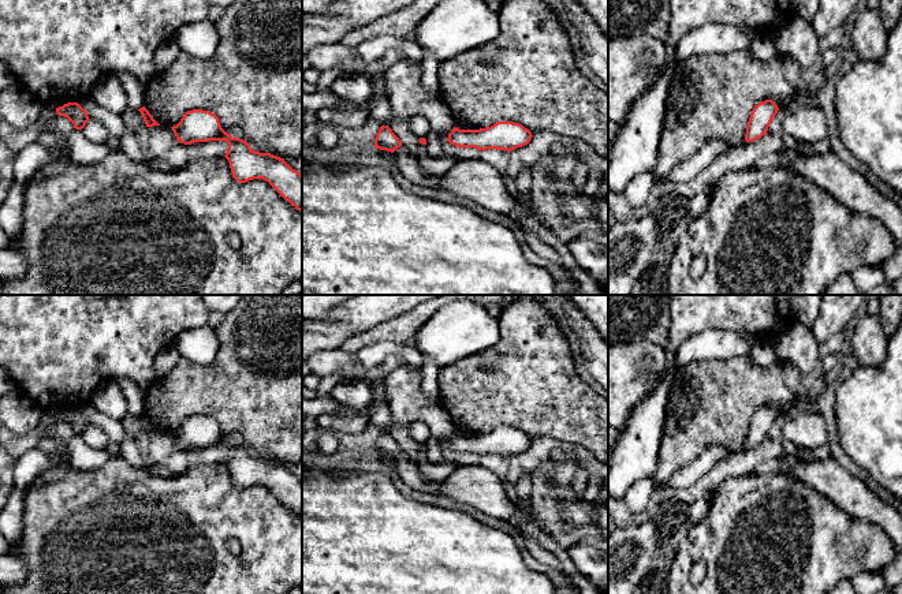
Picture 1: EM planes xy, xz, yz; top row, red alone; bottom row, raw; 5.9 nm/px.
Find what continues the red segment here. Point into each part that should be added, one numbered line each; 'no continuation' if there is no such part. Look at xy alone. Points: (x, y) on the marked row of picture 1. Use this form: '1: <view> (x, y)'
no continuation

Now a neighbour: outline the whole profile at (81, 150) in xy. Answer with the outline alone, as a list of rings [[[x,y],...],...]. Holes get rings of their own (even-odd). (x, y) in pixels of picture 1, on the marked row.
[[[74,130],[67,135],[57,134],[62,142],[68,146],[67,158],[75,164],[94,164],[107,157],[112,150],[108,143],[93,143],[82,132]]]

